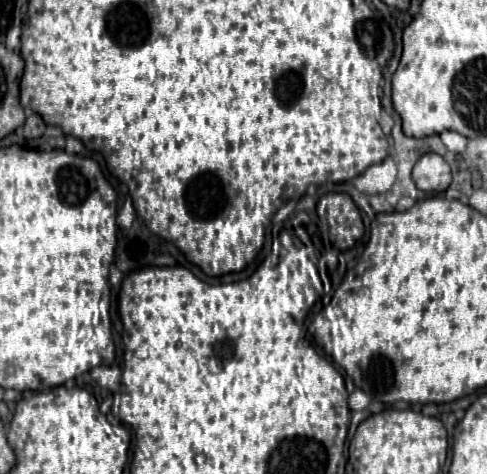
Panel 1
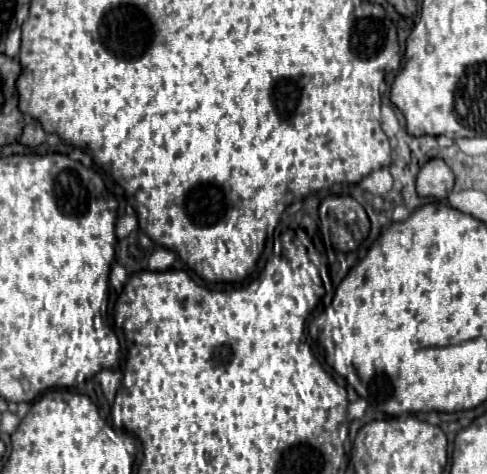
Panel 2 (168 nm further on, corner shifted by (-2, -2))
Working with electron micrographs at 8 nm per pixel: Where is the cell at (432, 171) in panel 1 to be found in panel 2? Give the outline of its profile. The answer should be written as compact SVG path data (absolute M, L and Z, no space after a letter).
M430 159L418 173L416 191L420 197L444 199L454 187L454 175L442 159Z

